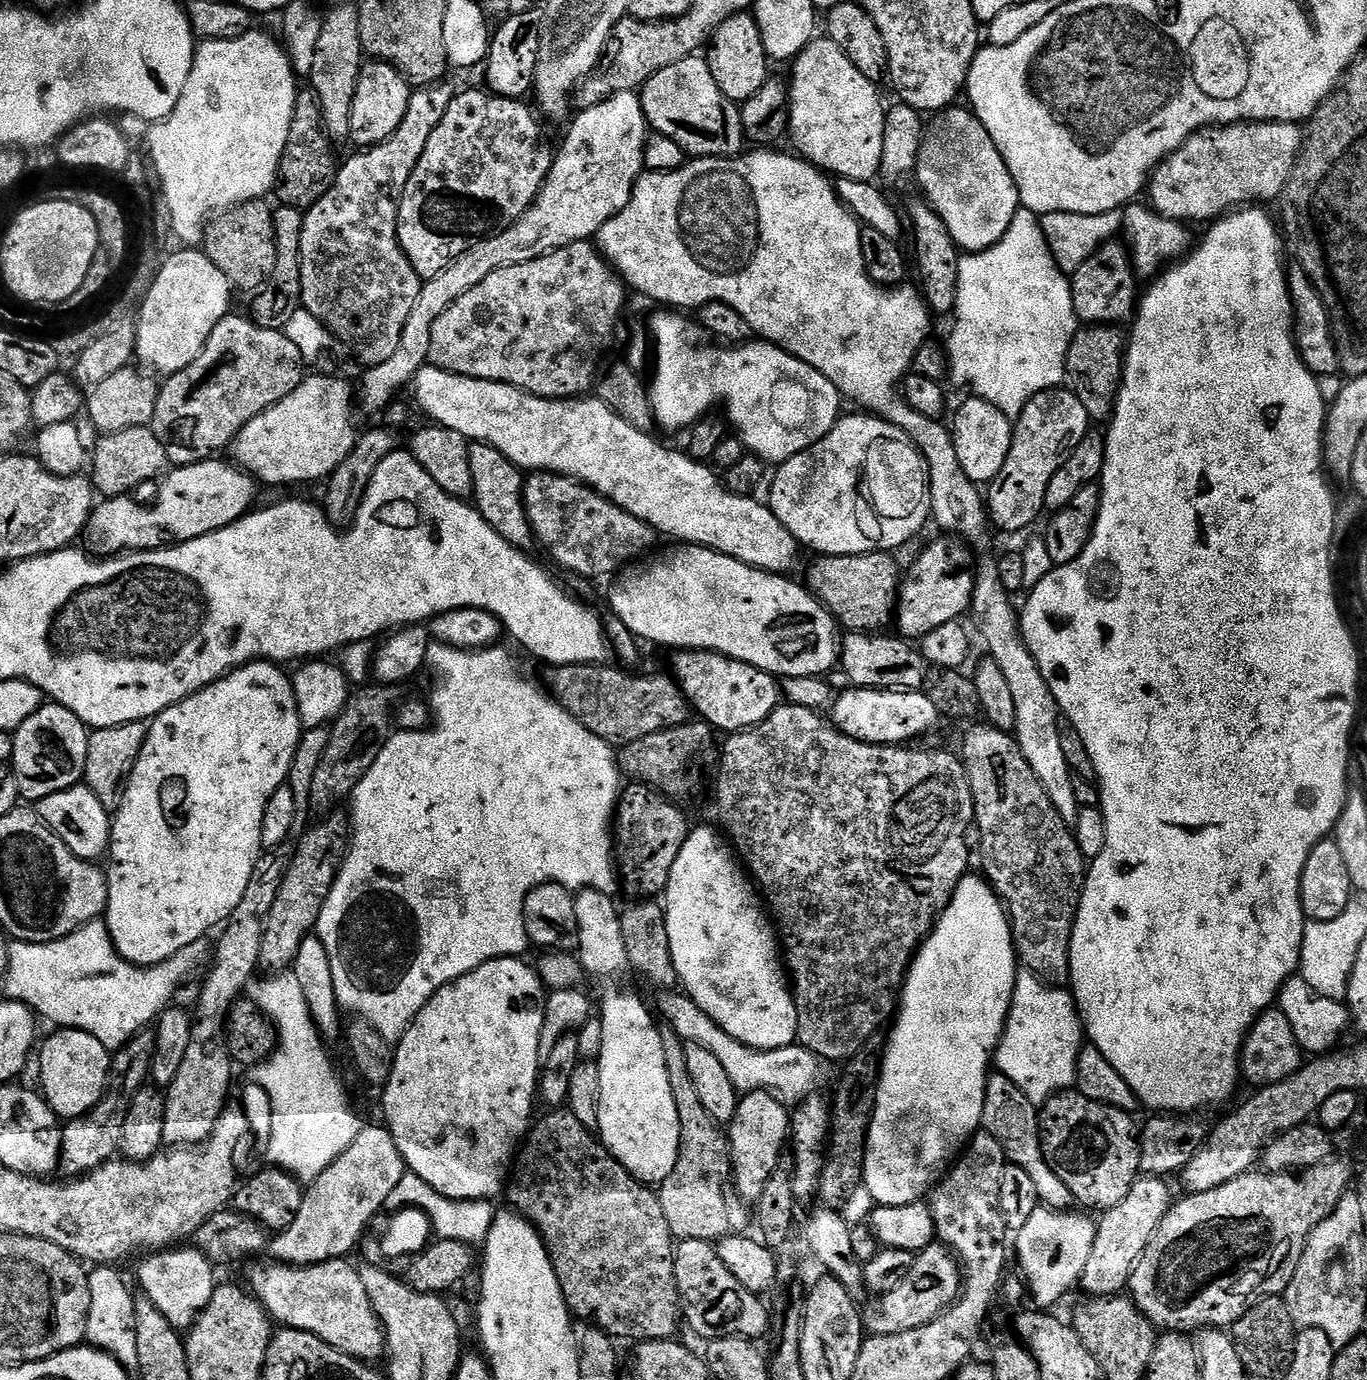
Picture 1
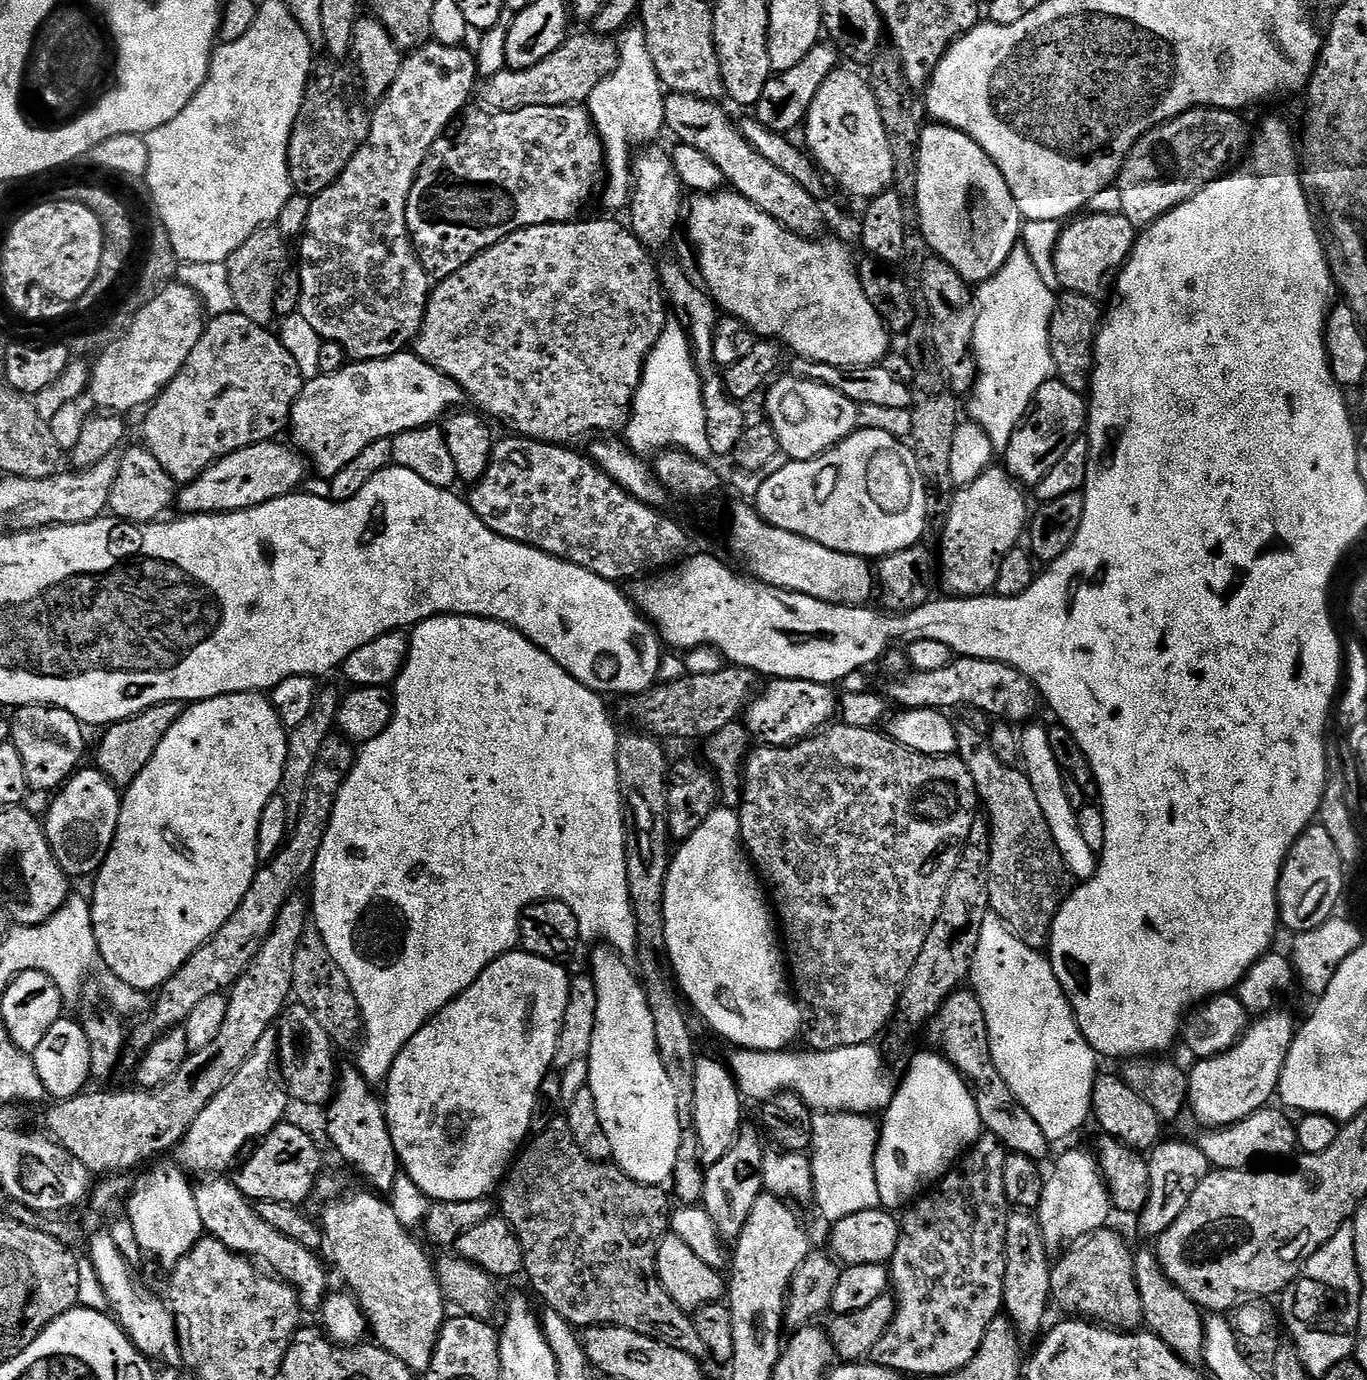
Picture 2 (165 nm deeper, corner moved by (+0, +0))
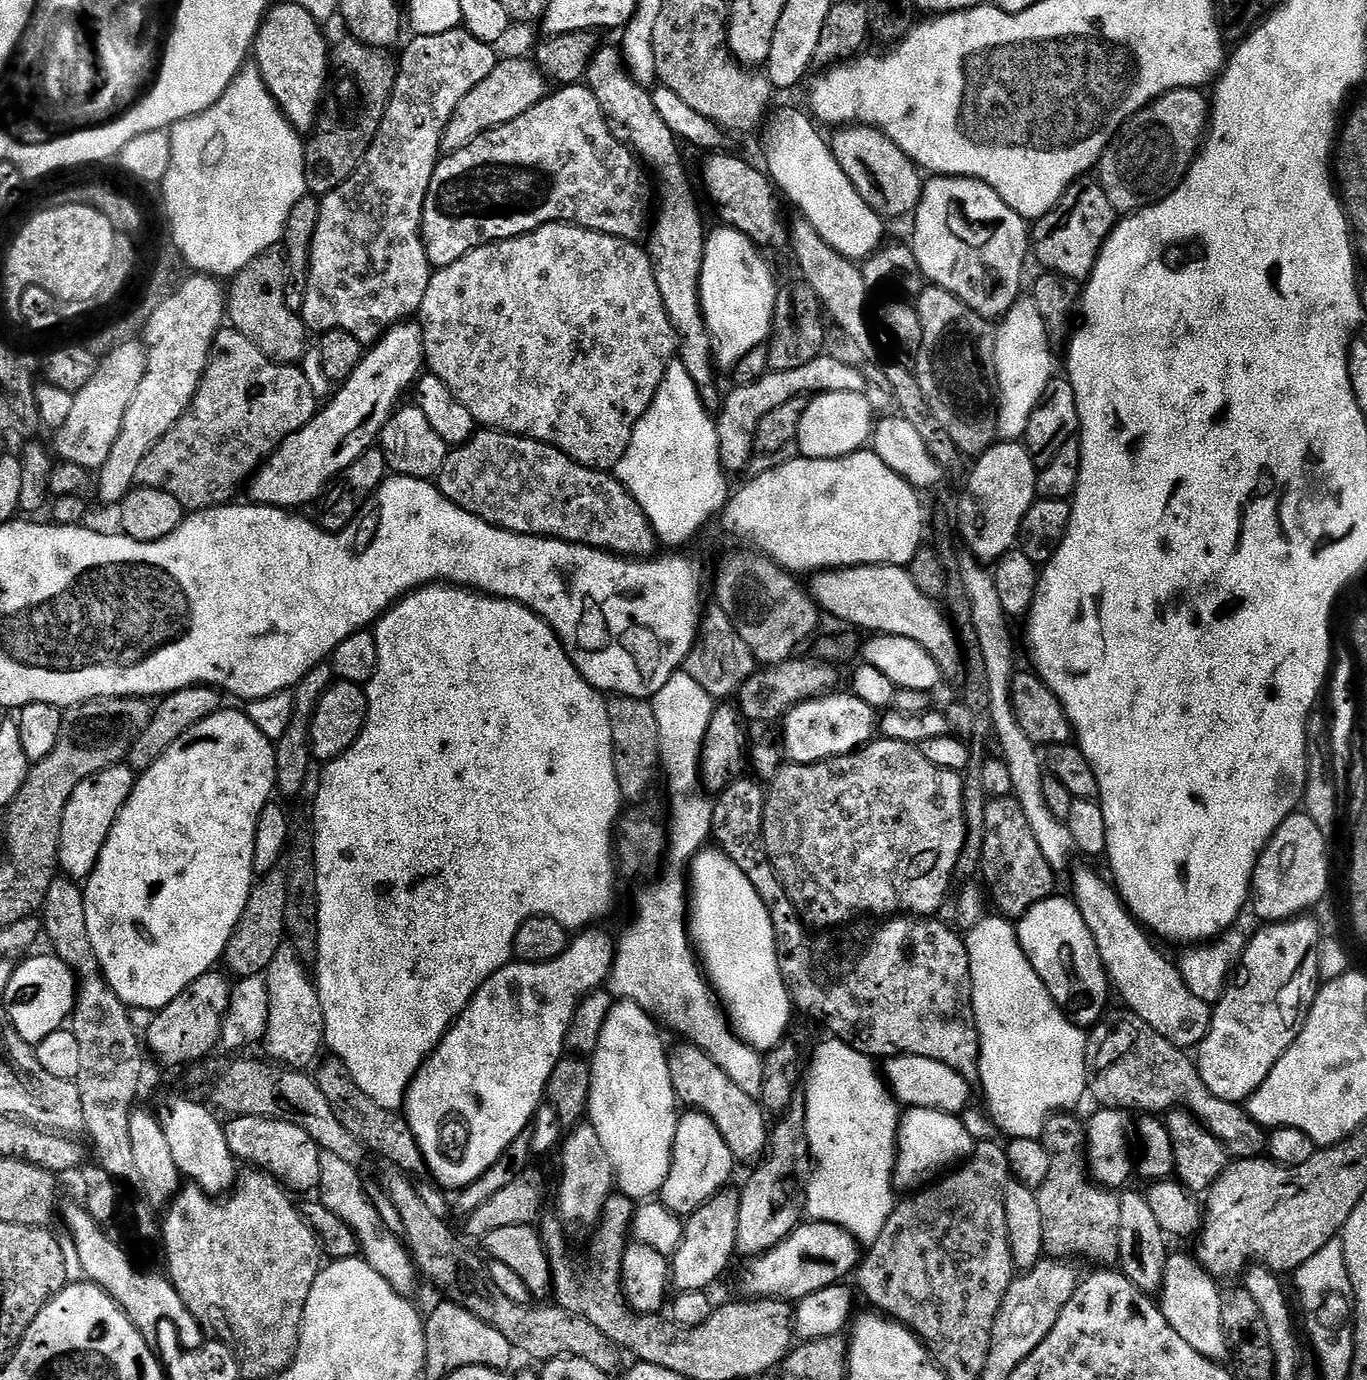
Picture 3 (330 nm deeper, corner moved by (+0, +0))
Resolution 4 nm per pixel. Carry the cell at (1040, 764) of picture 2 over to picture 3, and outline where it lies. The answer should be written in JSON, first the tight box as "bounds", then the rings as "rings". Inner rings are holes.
{"bounds":[1071,868,1213,1050],"rings":[[[1080,868],[1072,876],[1071,899],[1076,901],[1078,910],[1090,930],[1098,946],[1098,952],[1104,963],[1104,970],[1108,973],[1111,987],[1124,999],[1123,1007],[1134,1013],[1146,1026],[1154,1026],[1162,1038],[1166,1038],[1174,1046],[1185,1050],[1195,1049],[1204,1041],[1206,1034],[1212,1029],[1213,1005],[1202,1002],[1190,994],[1190,986],[1182,978],[1179,967],[1172,964],[1152,945],[1153,937],[1142,927],[1139,920],[1128,910],[1128,905],[1120,899],[1120,893],[1111,883],[1108,884],[1092,868]]]}

